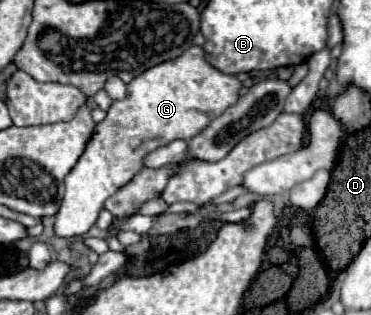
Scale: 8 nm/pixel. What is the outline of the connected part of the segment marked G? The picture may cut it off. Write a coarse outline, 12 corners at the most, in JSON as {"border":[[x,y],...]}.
{"border":[[192,45],[128,83],[66,175],[84,235],[144,157],[198,135],[242,83]]}

